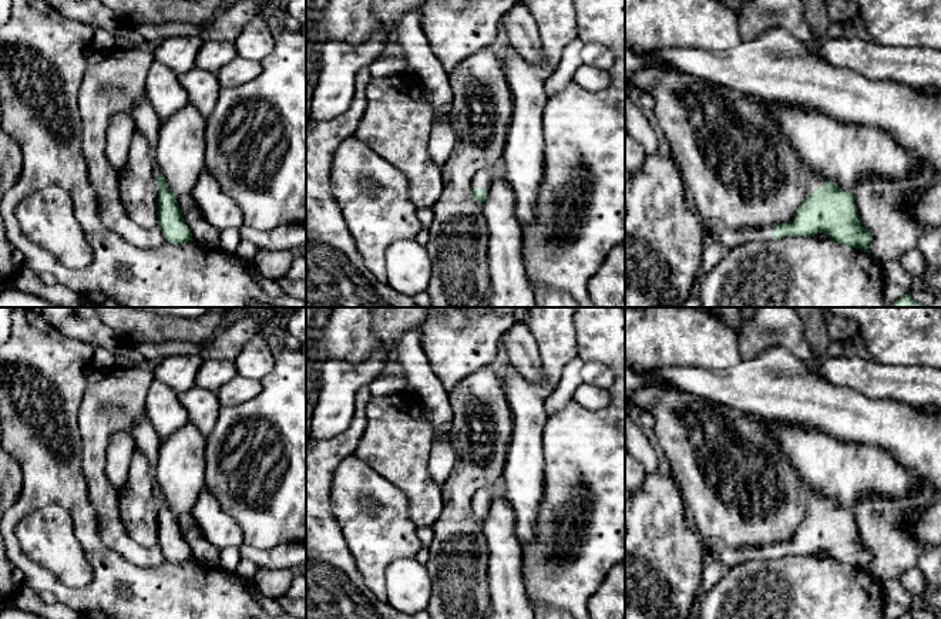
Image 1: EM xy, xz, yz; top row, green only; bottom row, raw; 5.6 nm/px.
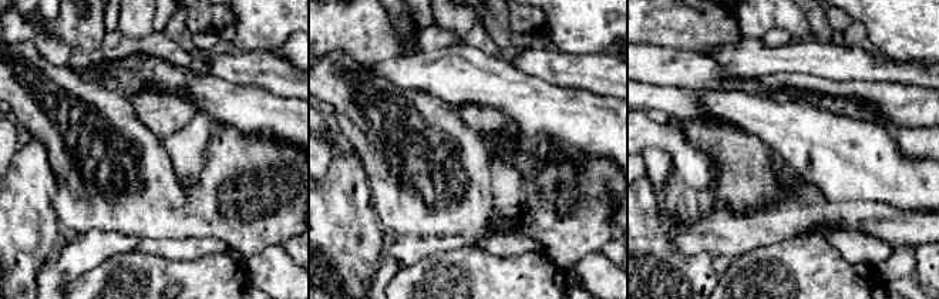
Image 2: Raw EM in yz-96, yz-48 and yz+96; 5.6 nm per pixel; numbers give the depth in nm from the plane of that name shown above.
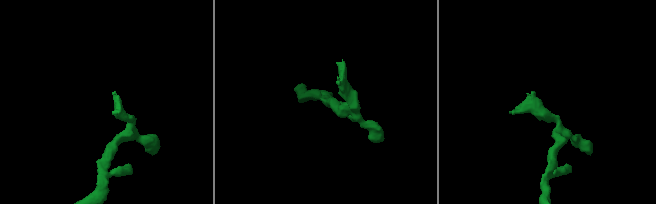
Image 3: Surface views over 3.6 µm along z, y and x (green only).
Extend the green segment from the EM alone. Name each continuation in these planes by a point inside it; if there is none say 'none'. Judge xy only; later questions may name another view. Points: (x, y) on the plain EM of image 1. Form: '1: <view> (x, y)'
1: xy (144, 436)

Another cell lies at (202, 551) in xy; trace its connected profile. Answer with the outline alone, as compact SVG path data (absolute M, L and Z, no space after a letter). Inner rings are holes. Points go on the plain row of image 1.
M191 512L177 515L181 534L191 548L192 558L206 568L218 568L221 549L214 546L196 525Z

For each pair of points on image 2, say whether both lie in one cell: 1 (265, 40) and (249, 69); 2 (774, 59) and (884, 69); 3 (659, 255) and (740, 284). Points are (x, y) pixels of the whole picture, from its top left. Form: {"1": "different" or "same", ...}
{"1": "different", "2": "same", "3": "different"}

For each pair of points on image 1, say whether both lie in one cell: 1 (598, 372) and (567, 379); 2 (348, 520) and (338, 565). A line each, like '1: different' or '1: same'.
1: different
2: different

